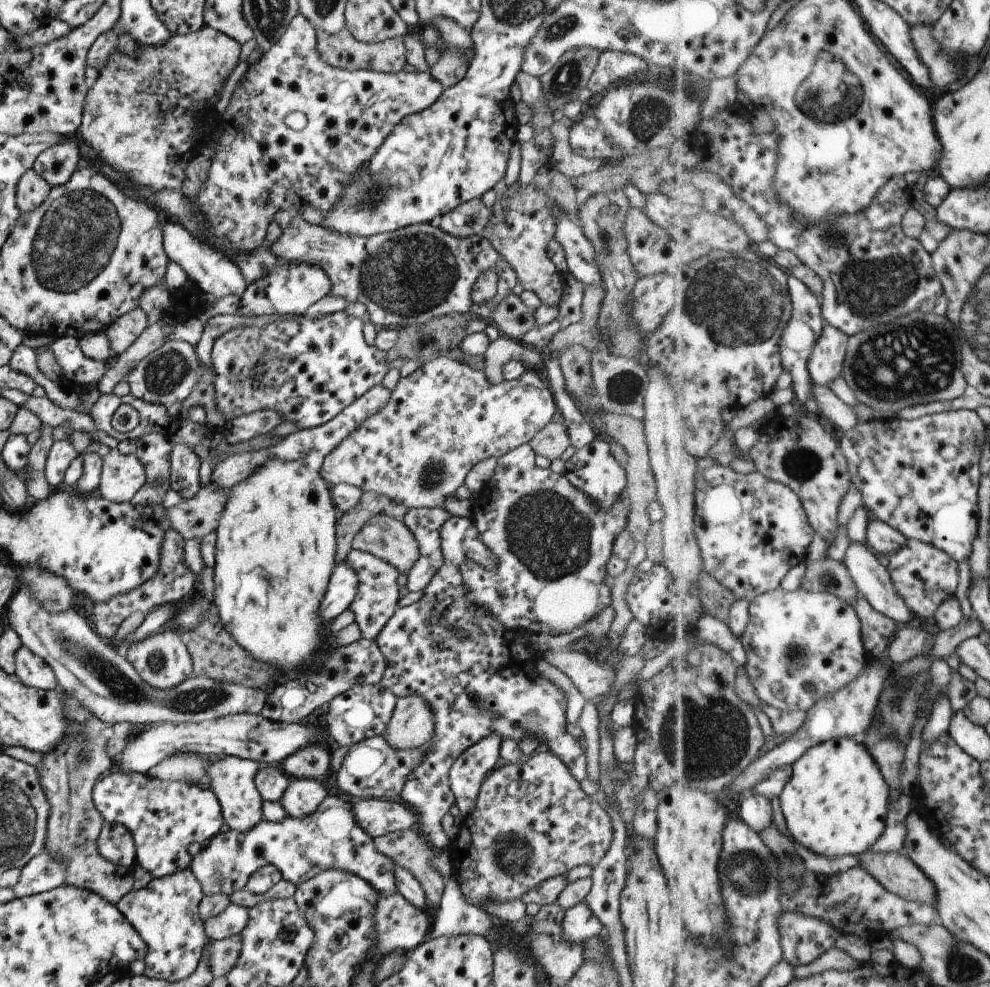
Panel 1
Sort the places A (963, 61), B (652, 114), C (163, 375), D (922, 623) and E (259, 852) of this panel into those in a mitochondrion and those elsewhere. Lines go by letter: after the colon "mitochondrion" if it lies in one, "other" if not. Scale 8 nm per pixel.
A: other
B: mitochondrion
C: mitochondrion
D: other
E: other

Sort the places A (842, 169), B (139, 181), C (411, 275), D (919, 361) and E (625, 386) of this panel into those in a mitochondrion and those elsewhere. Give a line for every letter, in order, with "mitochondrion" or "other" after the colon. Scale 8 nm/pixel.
A: other
B: other
C: mitochondrion
D: mitochondrion
E: mitochondrion

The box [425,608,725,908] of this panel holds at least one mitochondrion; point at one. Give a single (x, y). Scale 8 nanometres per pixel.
(511, 853)

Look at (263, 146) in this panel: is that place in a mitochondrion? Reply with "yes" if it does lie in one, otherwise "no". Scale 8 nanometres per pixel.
no

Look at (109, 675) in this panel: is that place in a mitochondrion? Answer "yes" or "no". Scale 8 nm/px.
yes

